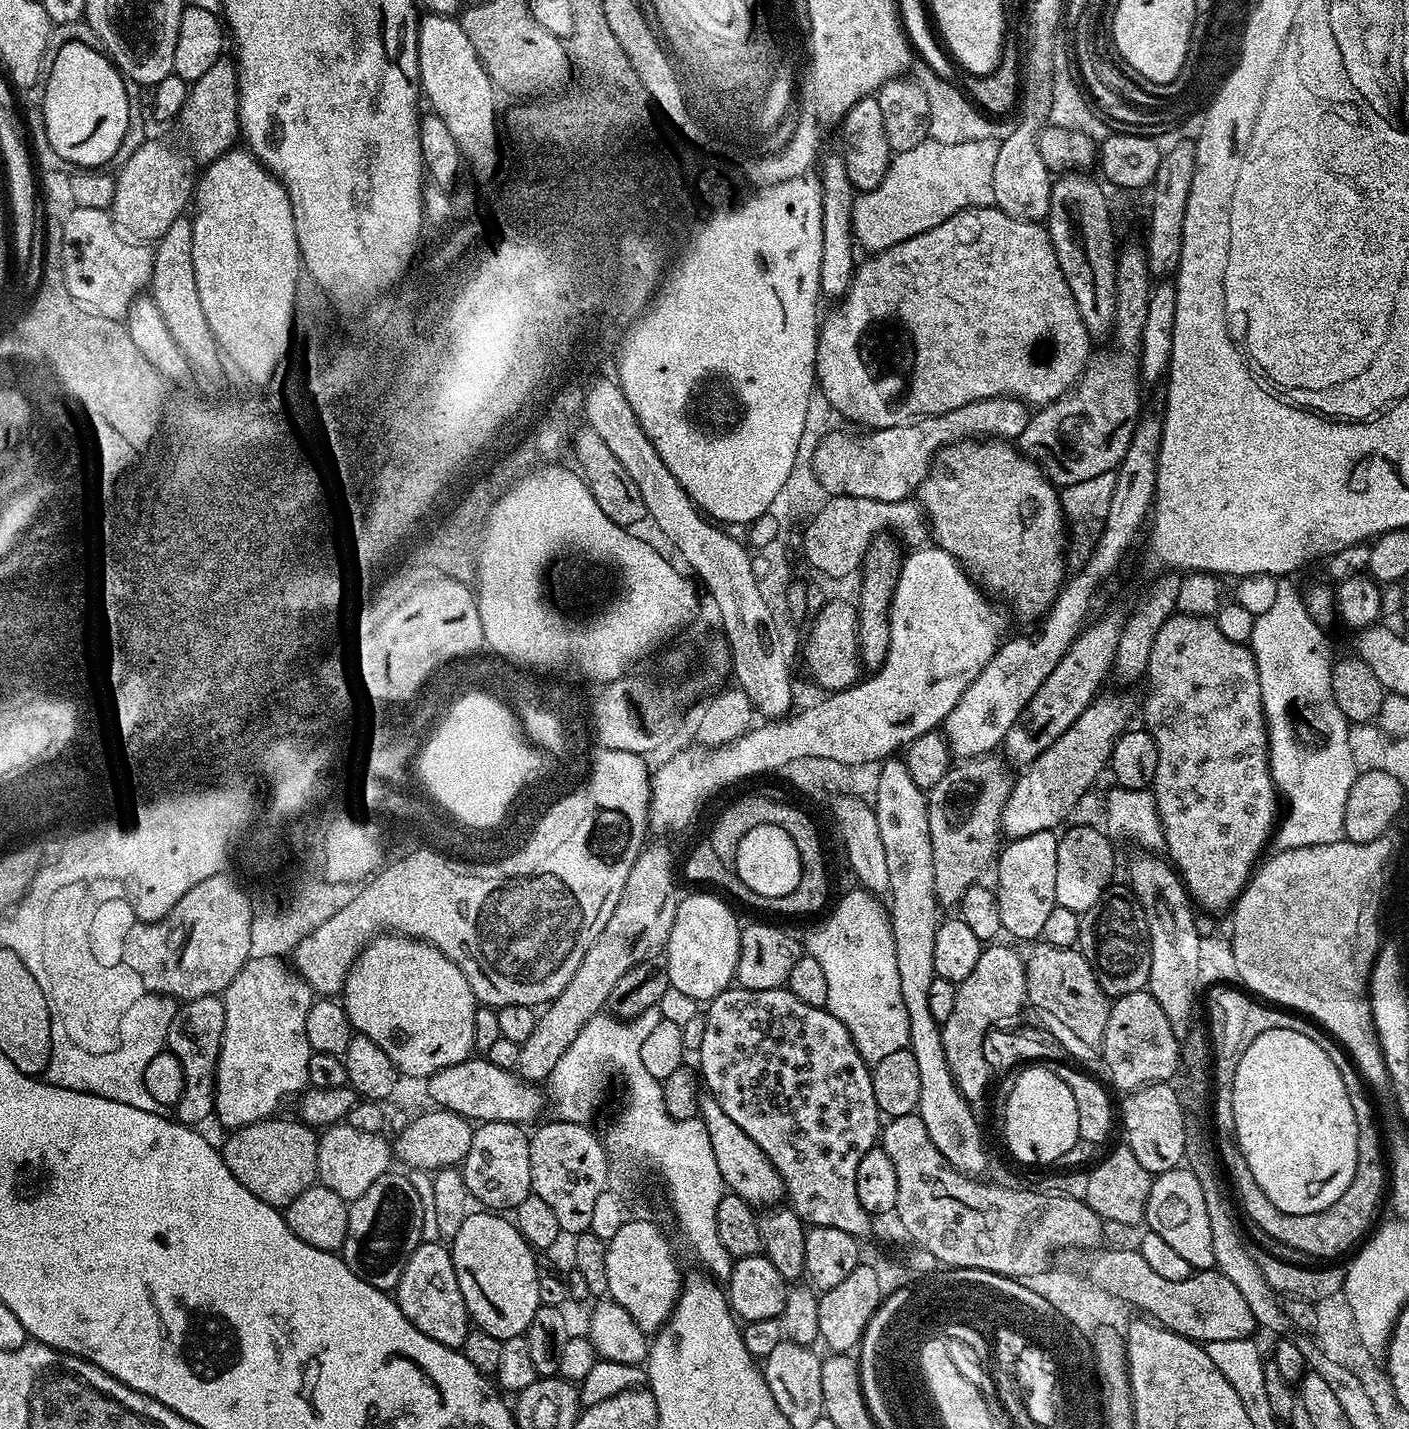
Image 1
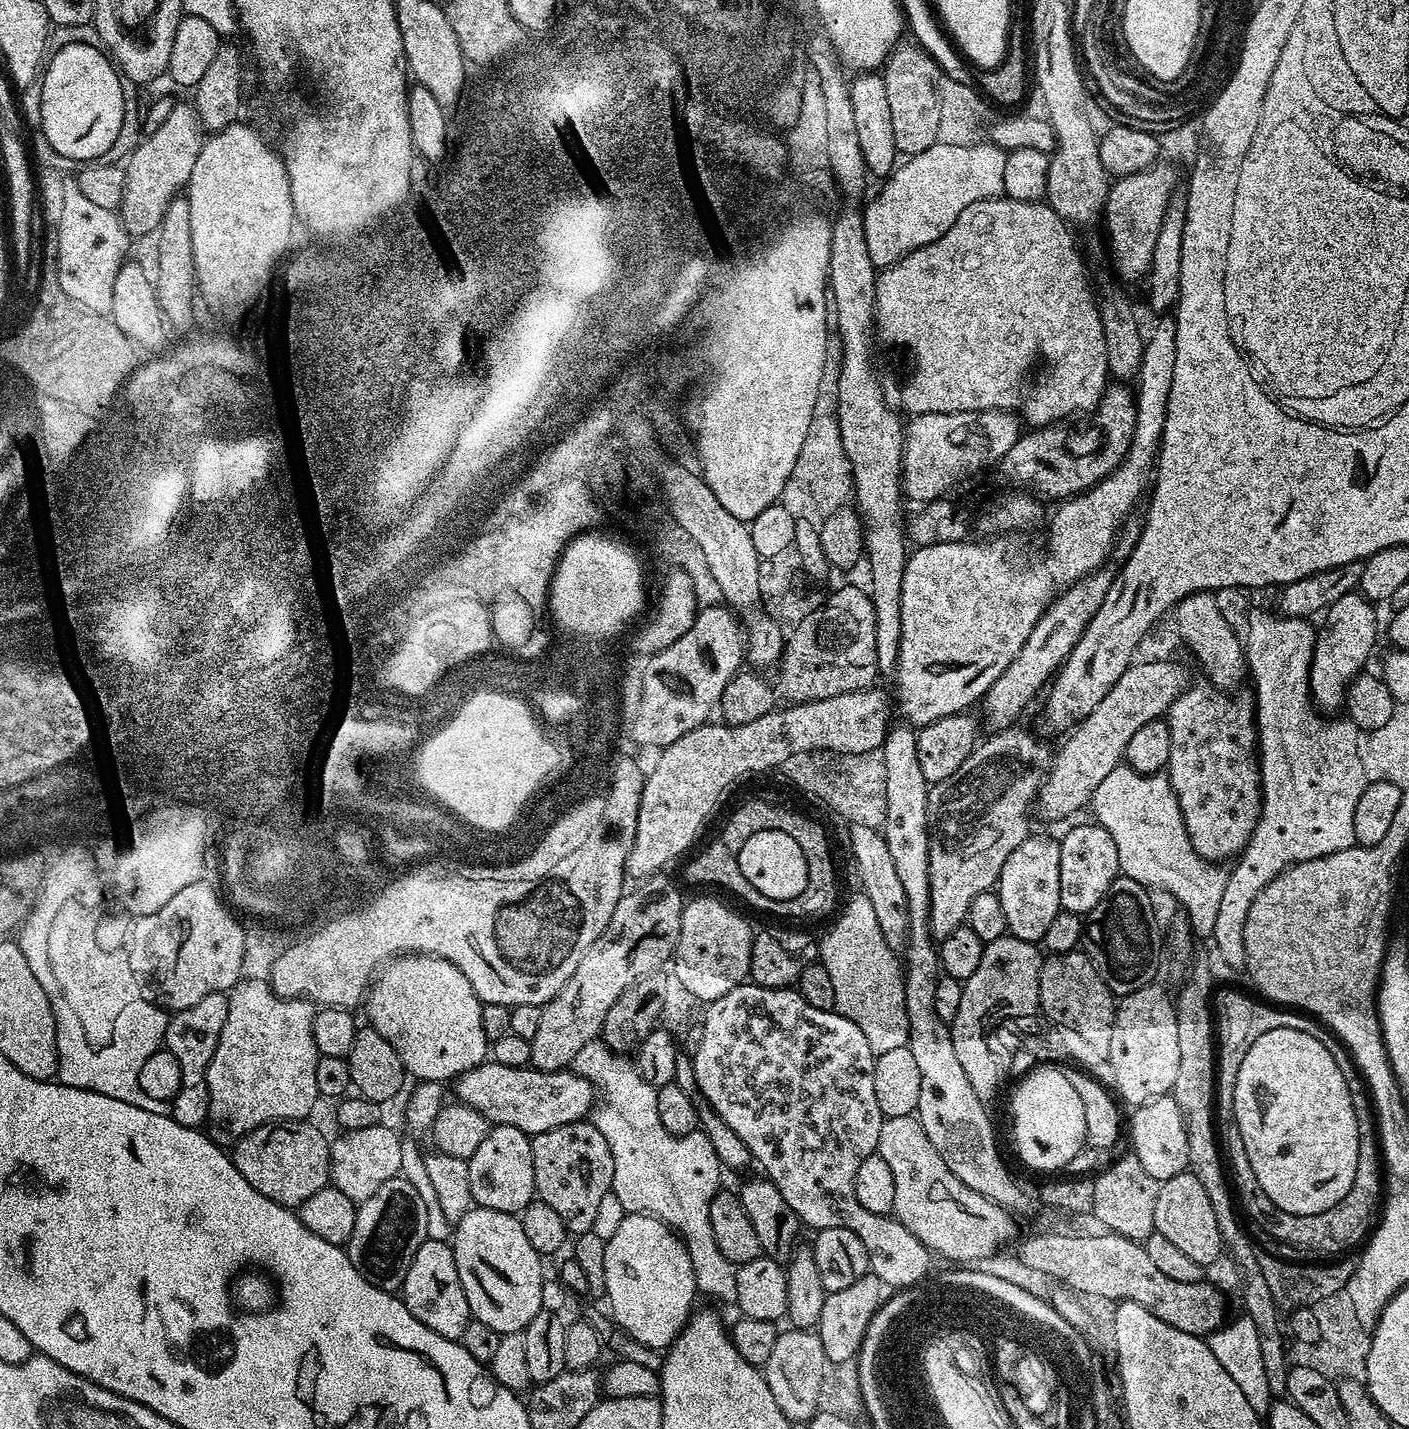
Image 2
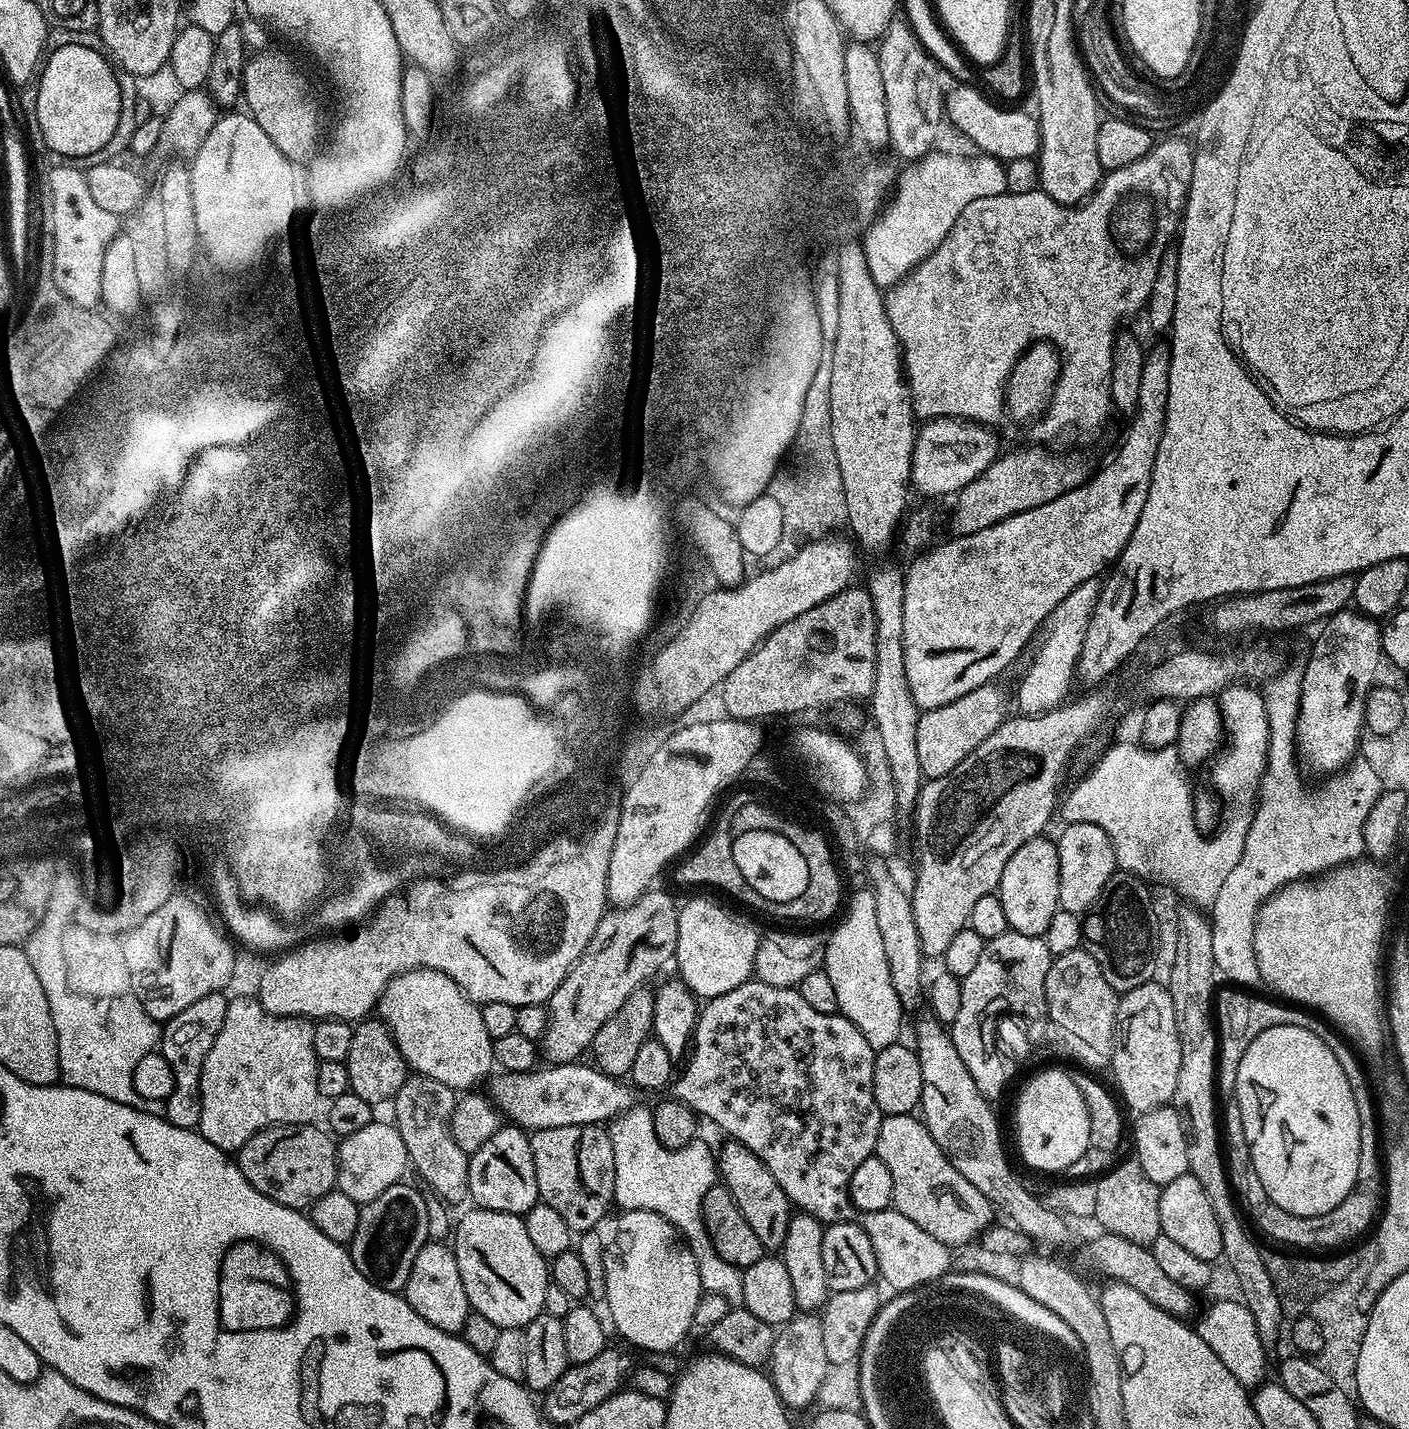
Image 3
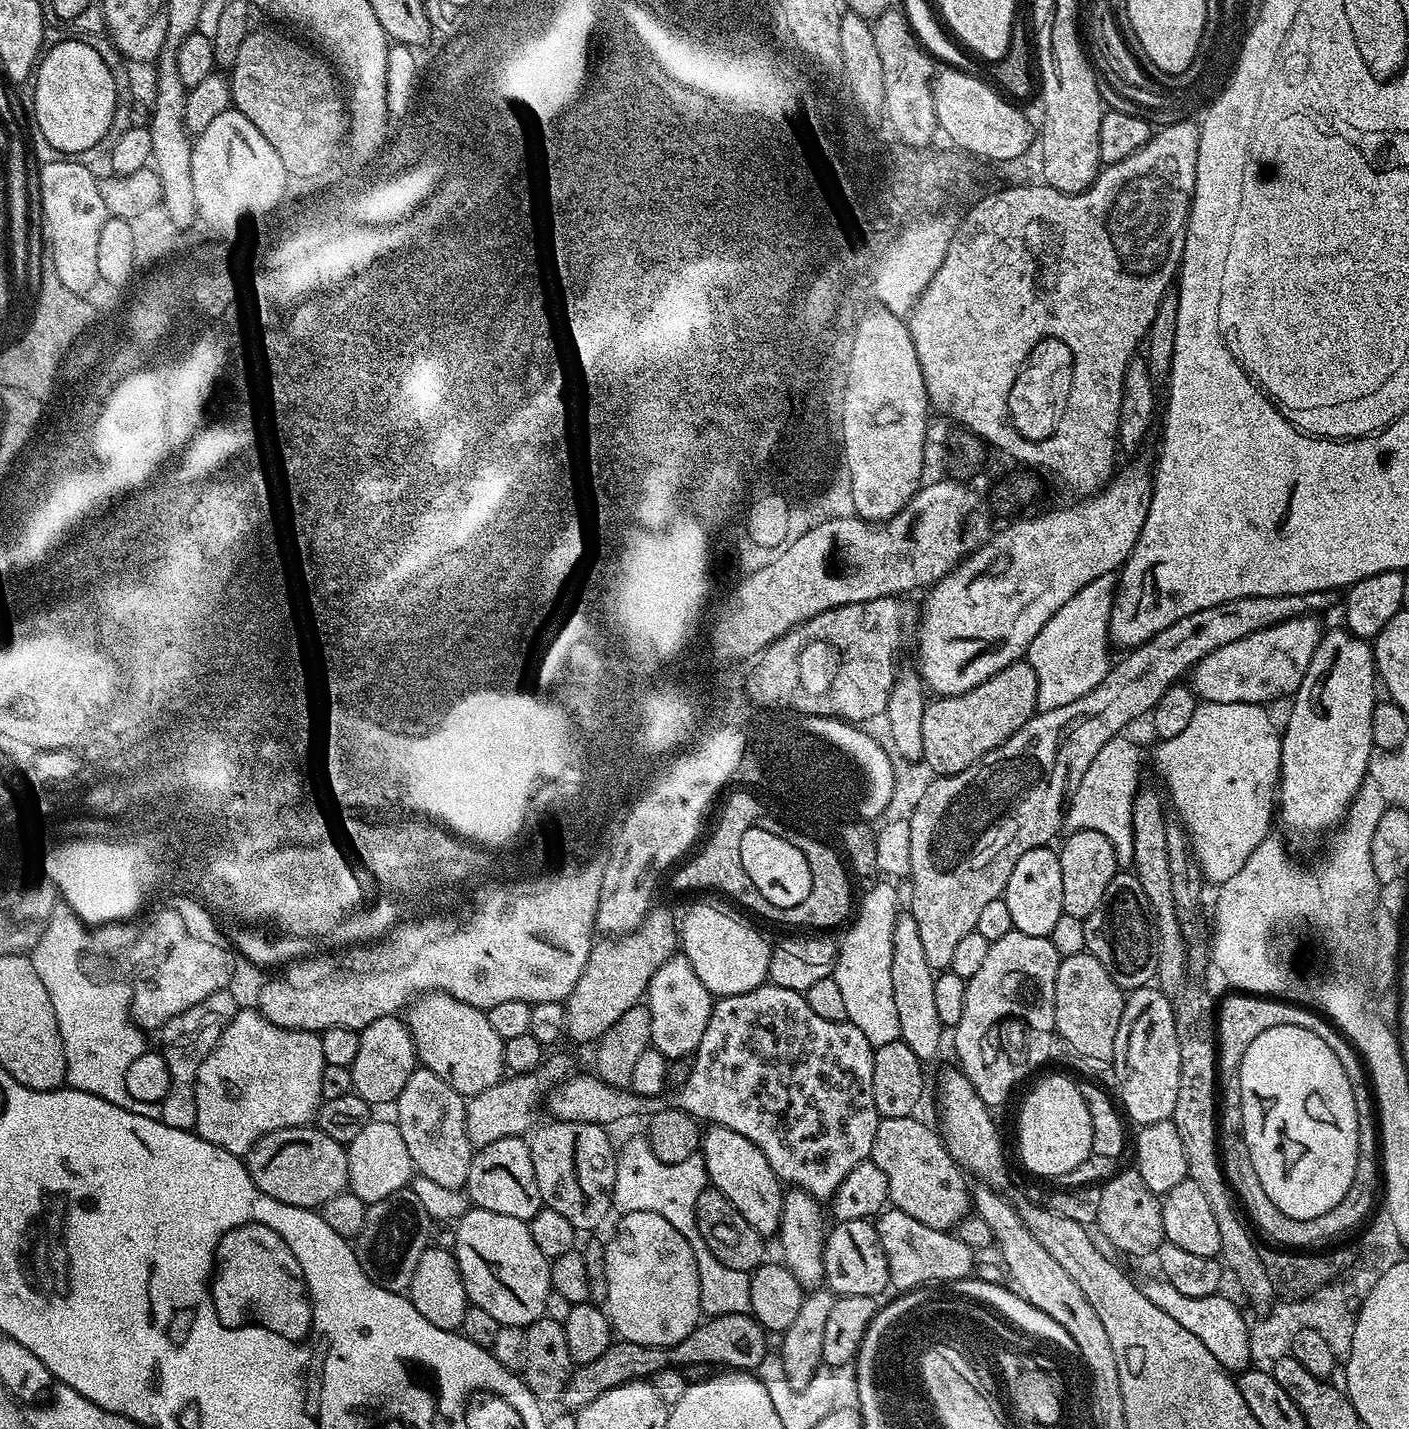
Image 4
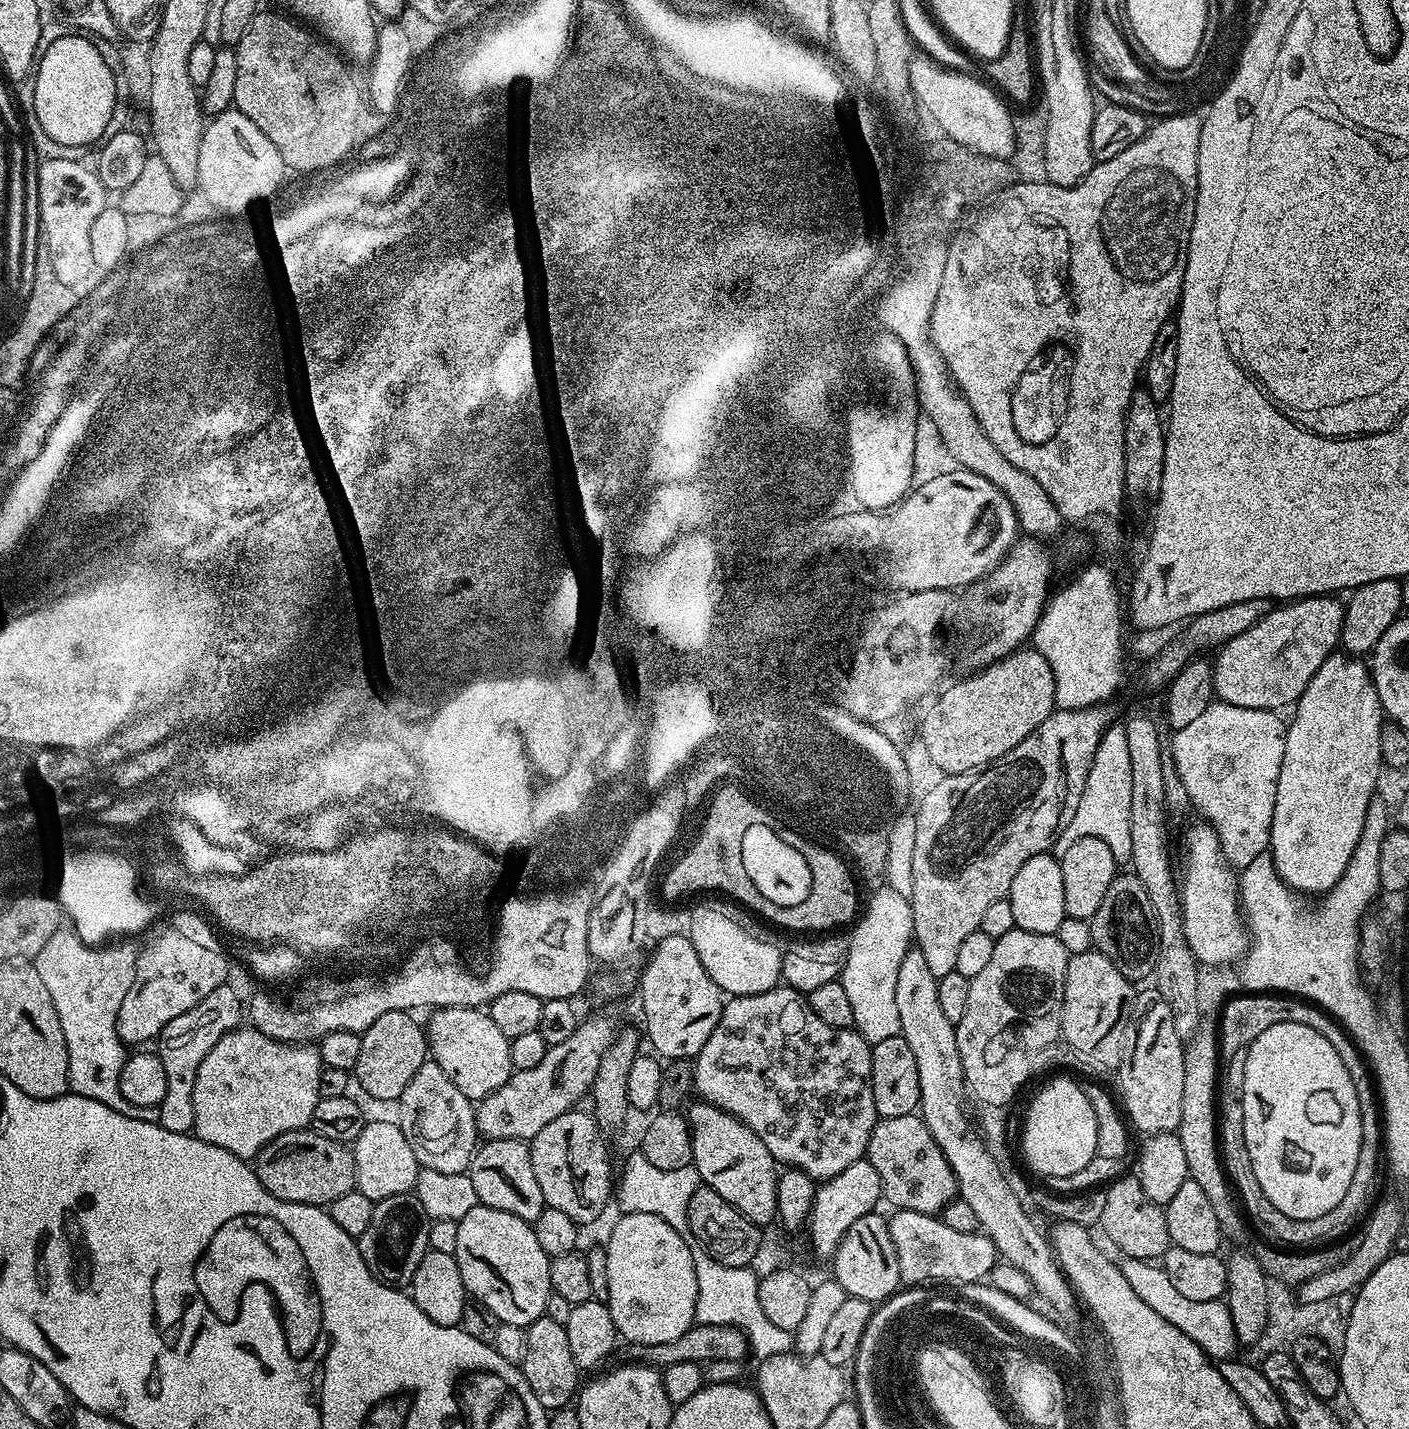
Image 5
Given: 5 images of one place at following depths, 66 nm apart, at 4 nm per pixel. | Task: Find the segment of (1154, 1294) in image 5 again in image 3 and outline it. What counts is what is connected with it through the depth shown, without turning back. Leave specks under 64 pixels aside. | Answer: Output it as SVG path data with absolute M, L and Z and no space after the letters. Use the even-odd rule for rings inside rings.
M1239 1299L1216 1300L1200 1316L1200 1321L1195 1321L1196 1332L1222 1358L1222 1366L1242 1382L1242 1386L1249 1390L1265 1383L1264 1371L1268 1368L1268 1356L1262 1339L1258 1336L1258 1327L1254 1322L1254 1315Z

